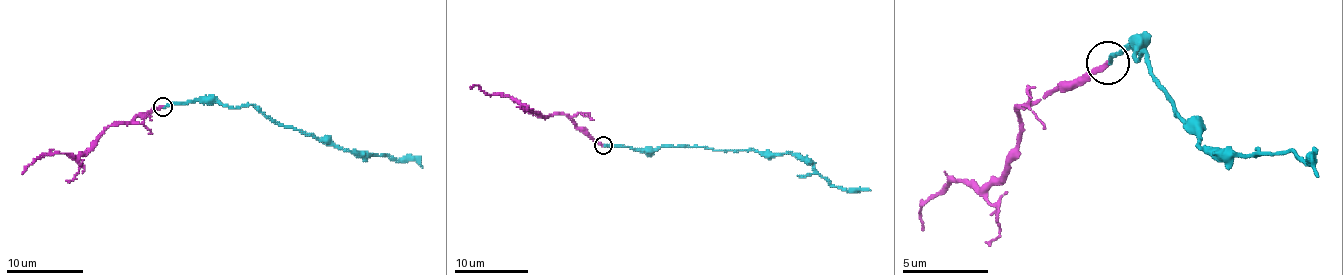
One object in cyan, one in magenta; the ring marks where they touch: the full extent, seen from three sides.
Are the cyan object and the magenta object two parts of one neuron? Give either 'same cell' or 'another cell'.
another cell

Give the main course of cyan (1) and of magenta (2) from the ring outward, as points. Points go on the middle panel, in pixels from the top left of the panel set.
1: (604, 144), (632, 148), (692, 147), (790, 153), (799, 155), (832, 185), (845, 190), (870, 190)
2: (604, 144), (580, 131), (565, 114), (531, 113), (508, 96), (487, 95), (477, 85), (470, 88)

